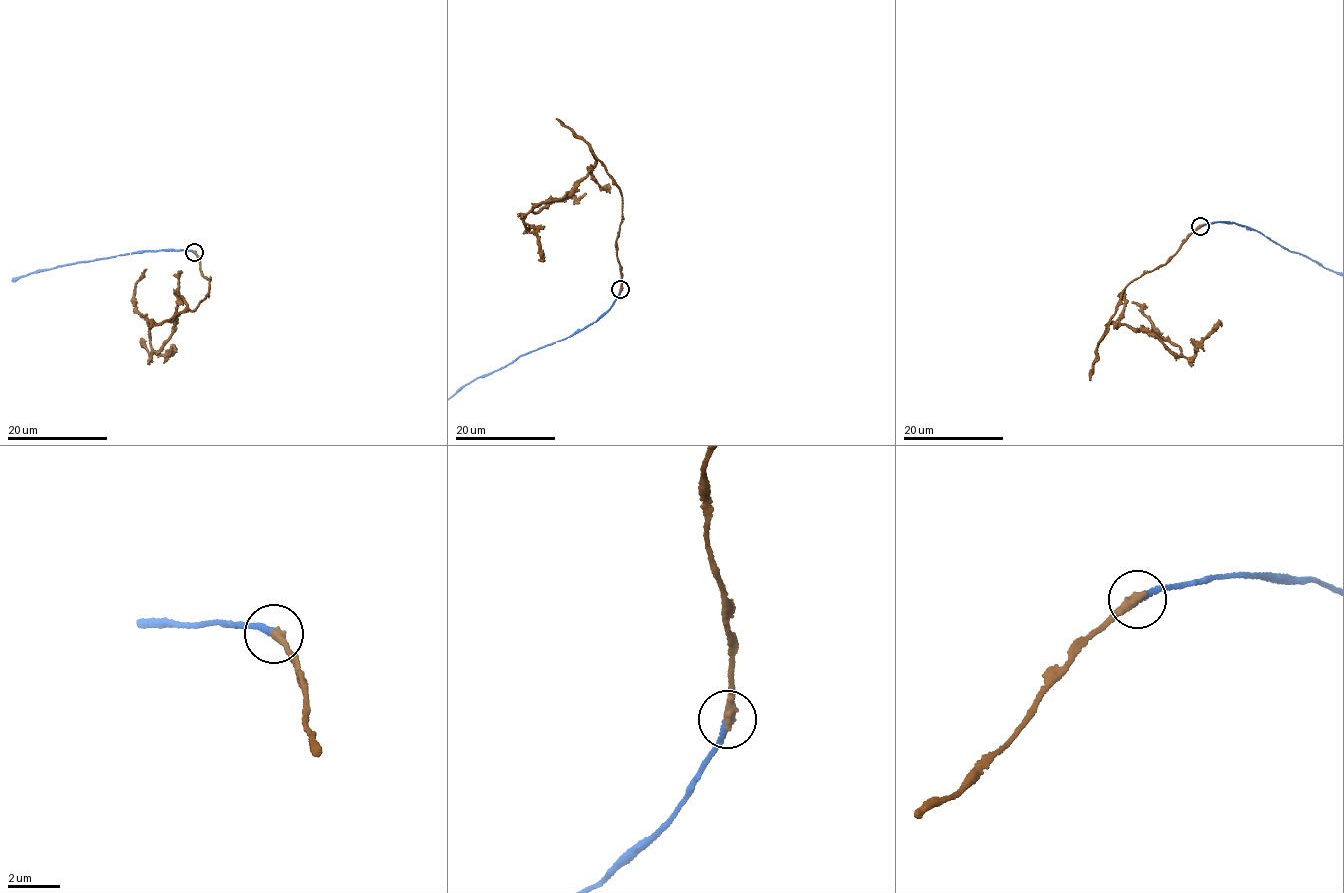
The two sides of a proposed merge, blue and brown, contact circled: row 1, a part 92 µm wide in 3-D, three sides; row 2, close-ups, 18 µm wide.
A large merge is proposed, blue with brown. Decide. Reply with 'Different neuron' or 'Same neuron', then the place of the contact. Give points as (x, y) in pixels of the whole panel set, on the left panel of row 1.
Same neuron. Place: (194, 252)

